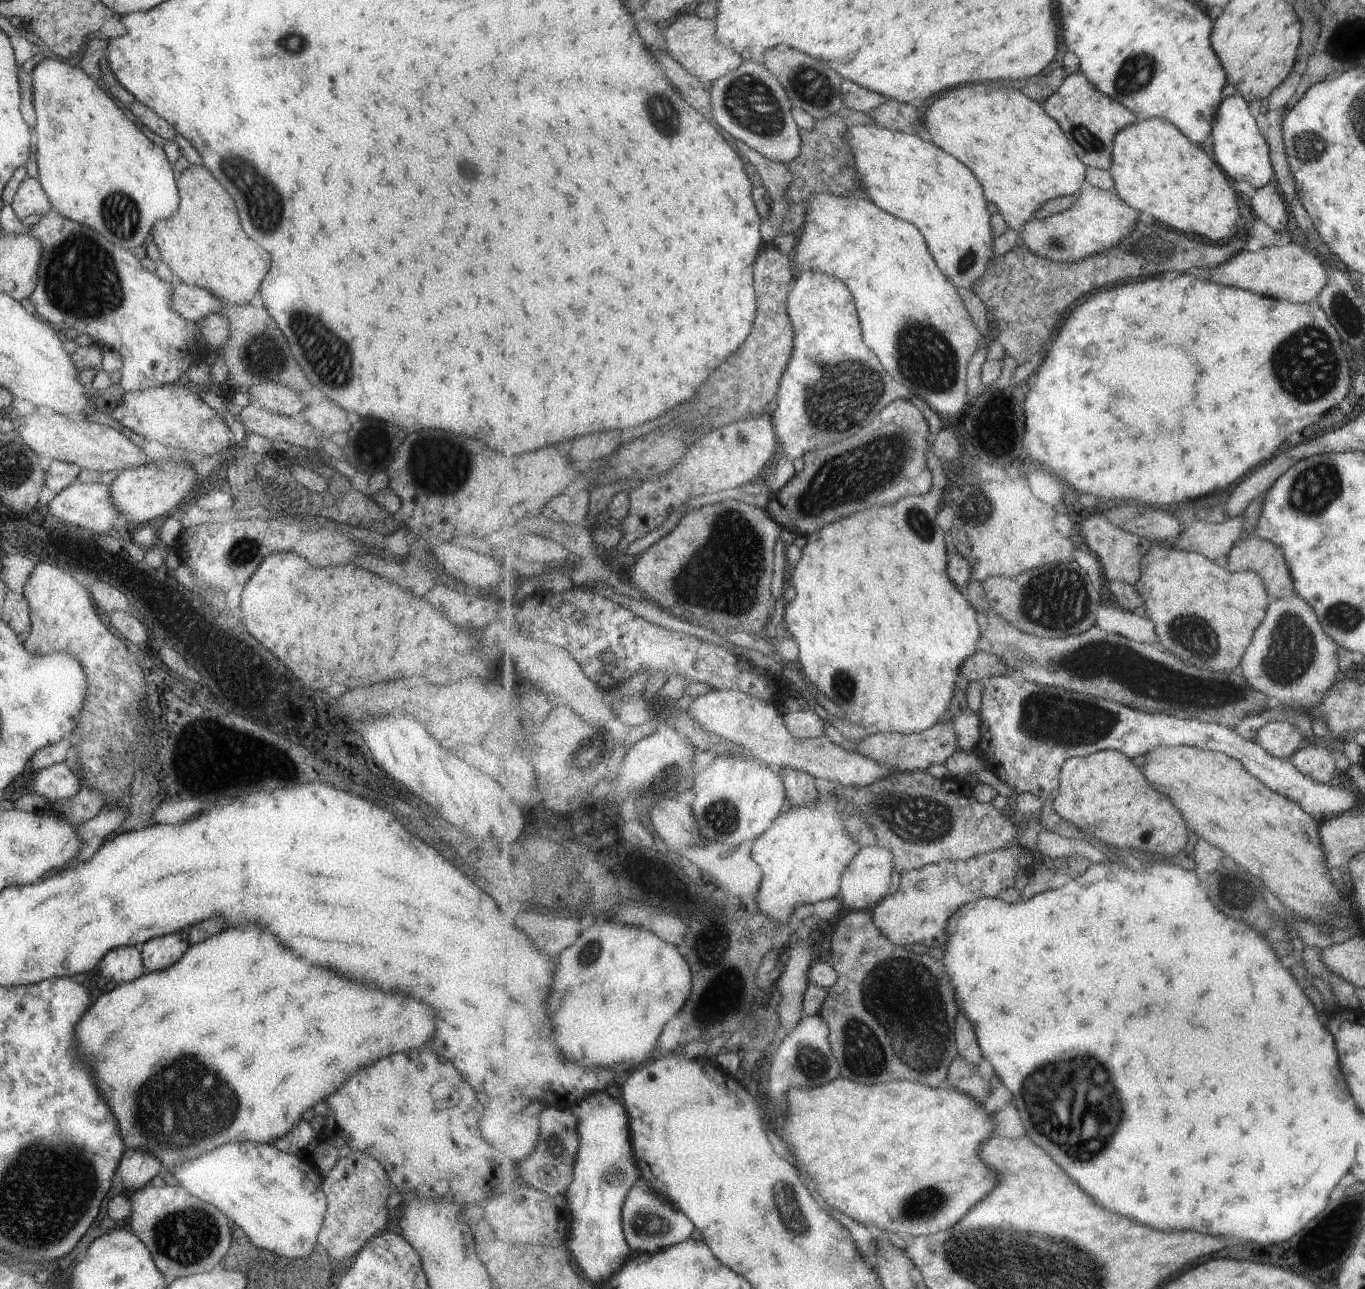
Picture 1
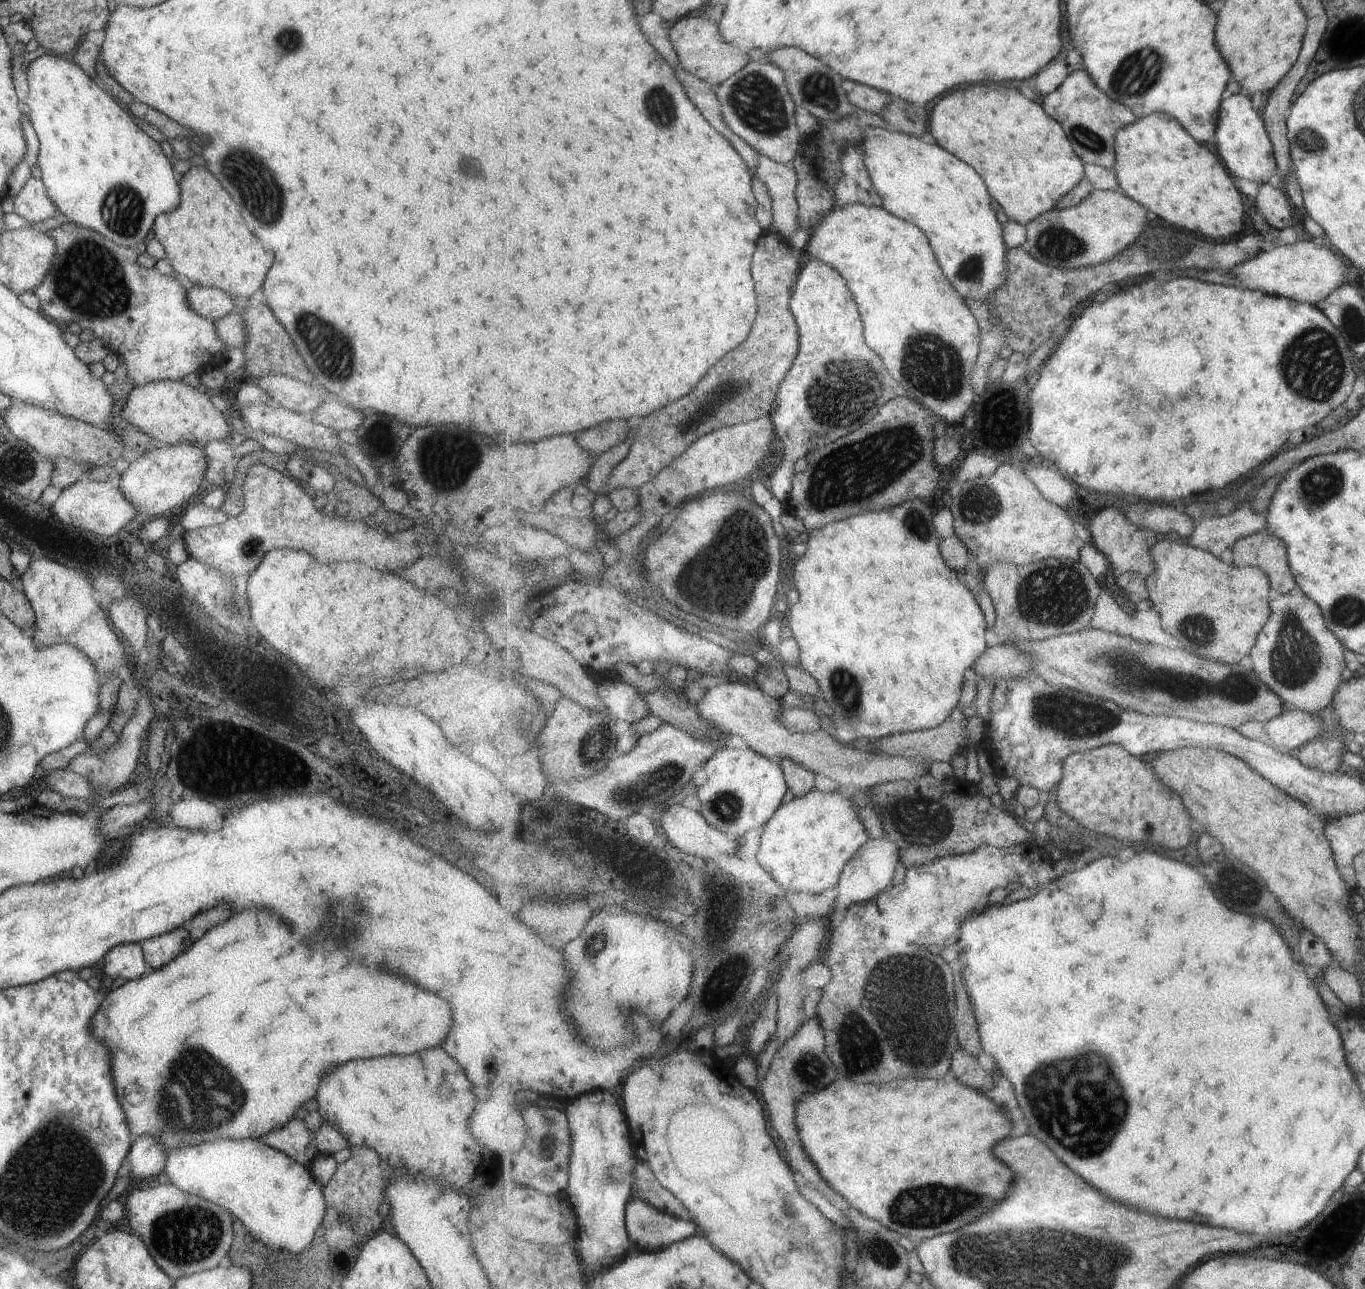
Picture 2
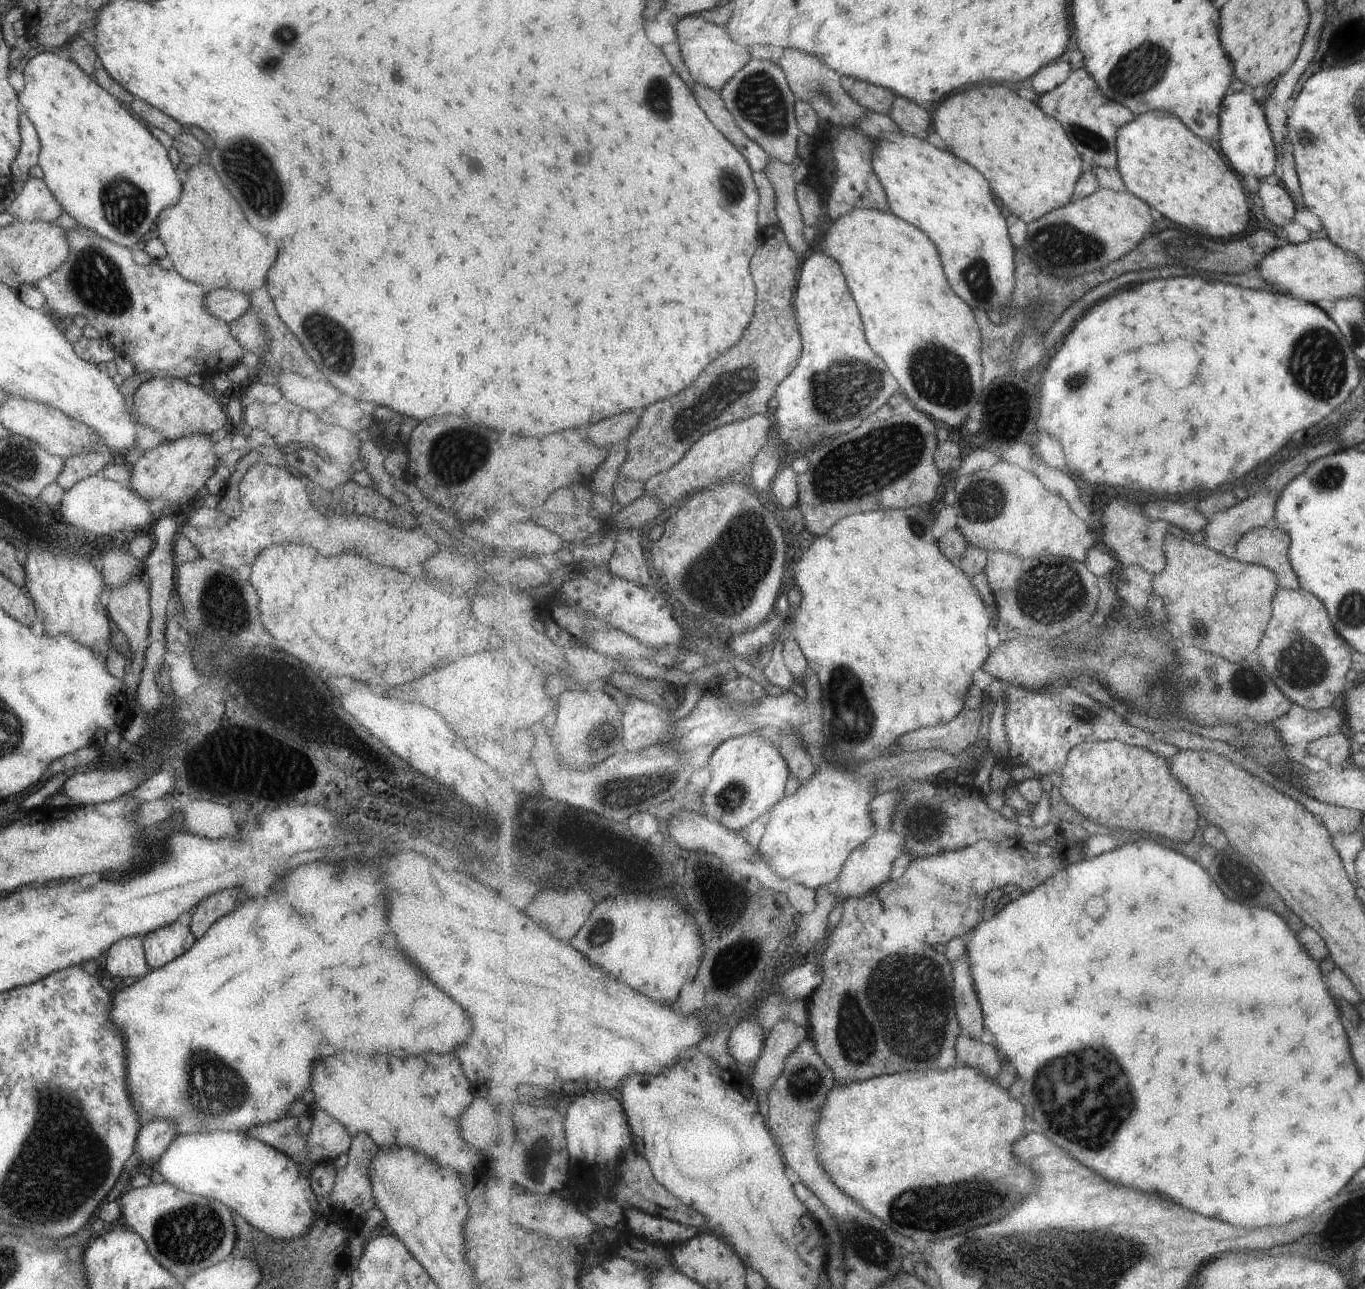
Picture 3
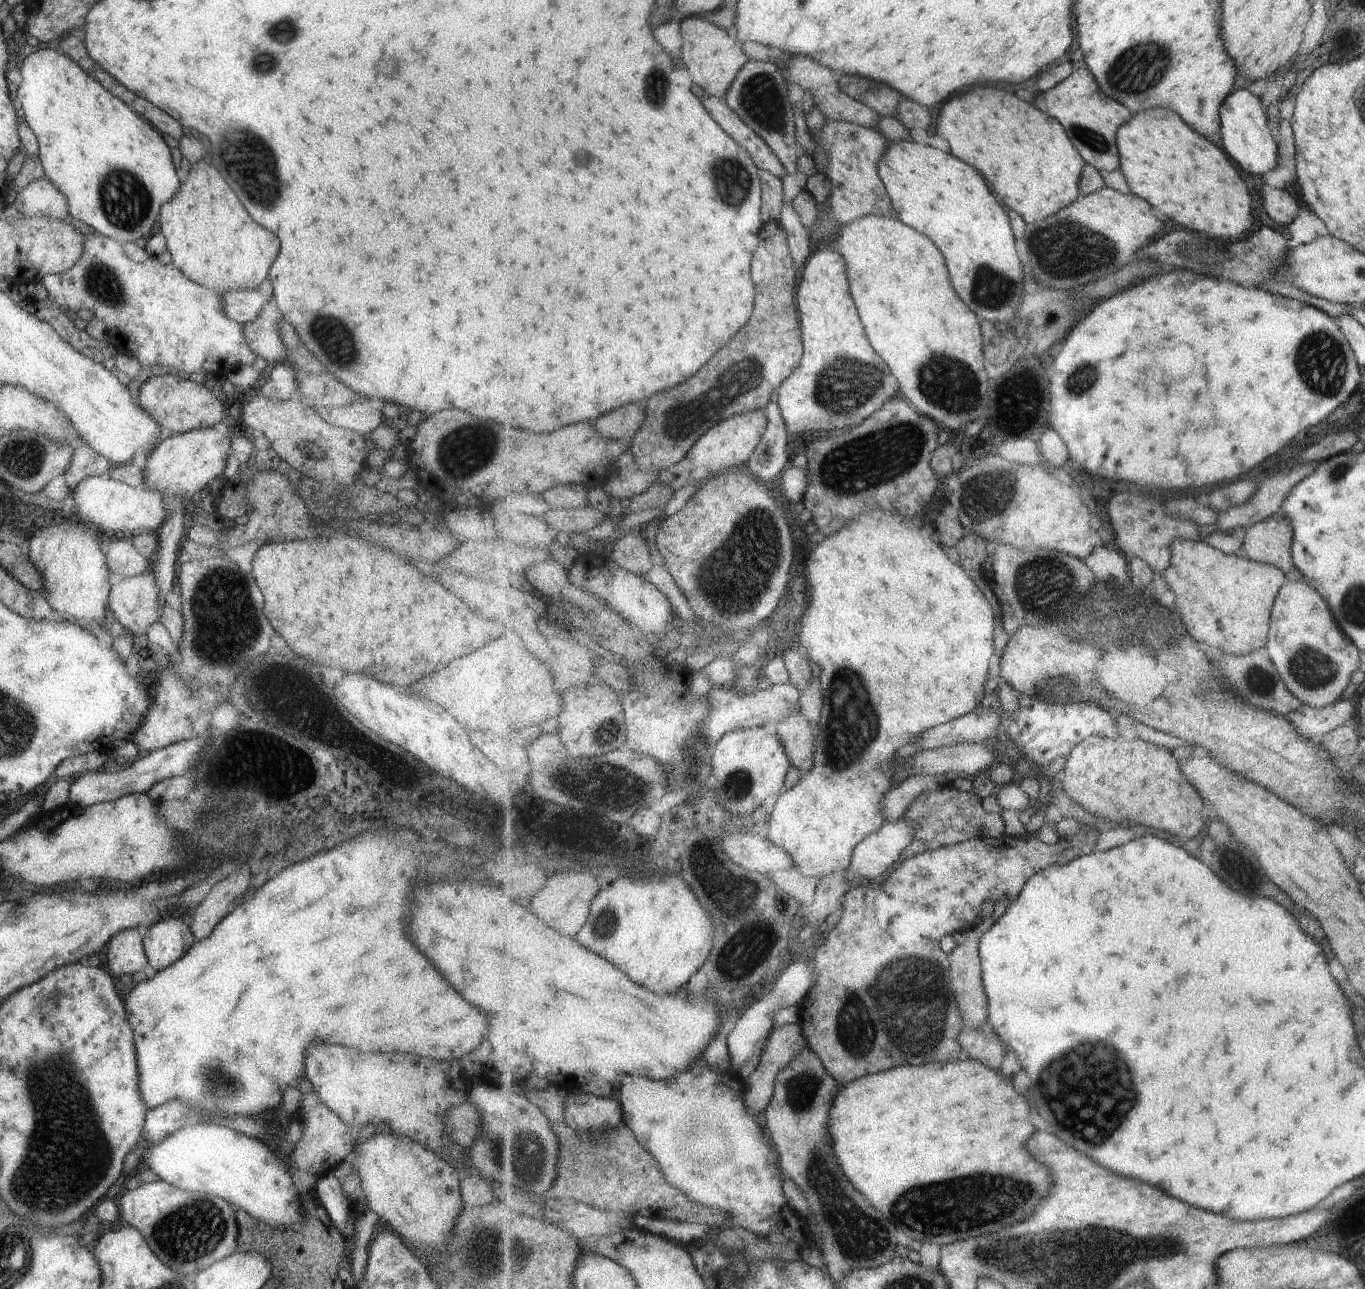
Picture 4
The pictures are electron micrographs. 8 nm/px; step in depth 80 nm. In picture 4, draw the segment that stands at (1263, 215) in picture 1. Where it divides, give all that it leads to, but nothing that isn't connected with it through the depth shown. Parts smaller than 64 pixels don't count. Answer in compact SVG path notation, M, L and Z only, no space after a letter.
M1264 184L1262 187L1263 206L1275 224L1286 228L1297 214L1297 203L1287 190Z

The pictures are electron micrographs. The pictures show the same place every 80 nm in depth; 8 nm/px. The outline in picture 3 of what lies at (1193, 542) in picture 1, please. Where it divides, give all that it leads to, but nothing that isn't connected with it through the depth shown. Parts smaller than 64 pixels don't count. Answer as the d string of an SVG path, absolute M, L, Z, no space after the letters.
M1264 488L1233 508L1210 516L1204 545L1222 553L1227 546L1236 546L1247 533L1272 526L1279 495L1280 492L1268 492Z

